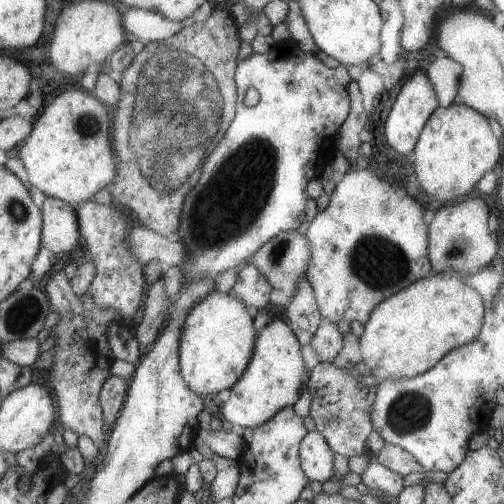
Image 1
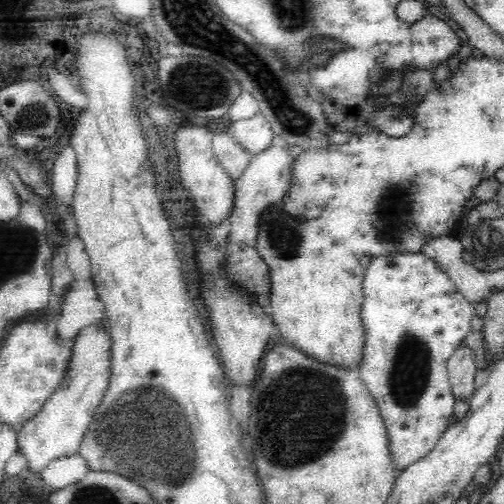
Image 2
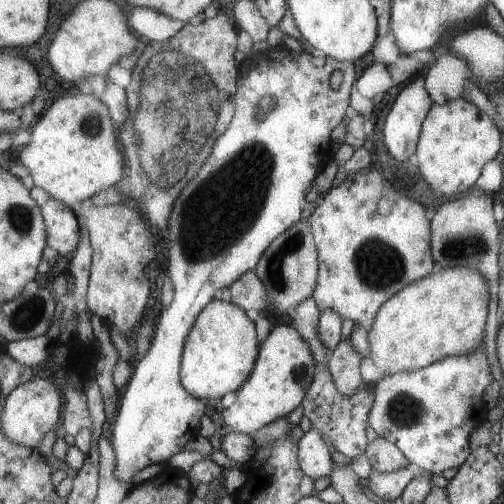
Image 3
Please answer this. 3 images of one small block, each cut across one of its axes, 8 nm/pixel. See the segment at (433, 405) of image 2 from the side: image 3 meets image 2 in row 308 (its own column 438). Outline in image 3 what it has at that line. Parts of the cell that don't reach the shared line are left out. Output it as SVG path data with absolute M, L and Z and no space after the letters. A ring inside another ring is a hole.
M485 344L471 354L443 358L421 370L385 376L373 384L375 402L369 412L369 426L379 438L393 442L411 464L423 468L429 476L437 478L443 470L459 470L471 454L471 430L487 422L489 410L481 396L491 380Z

